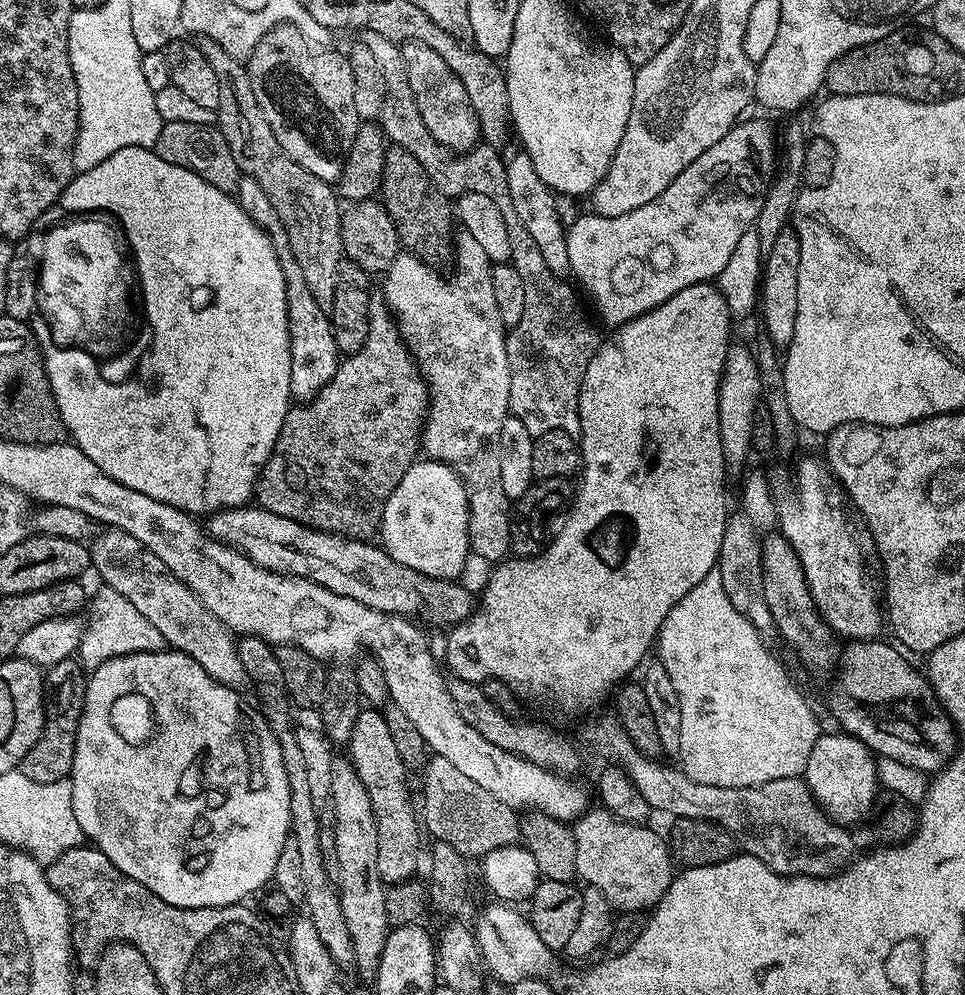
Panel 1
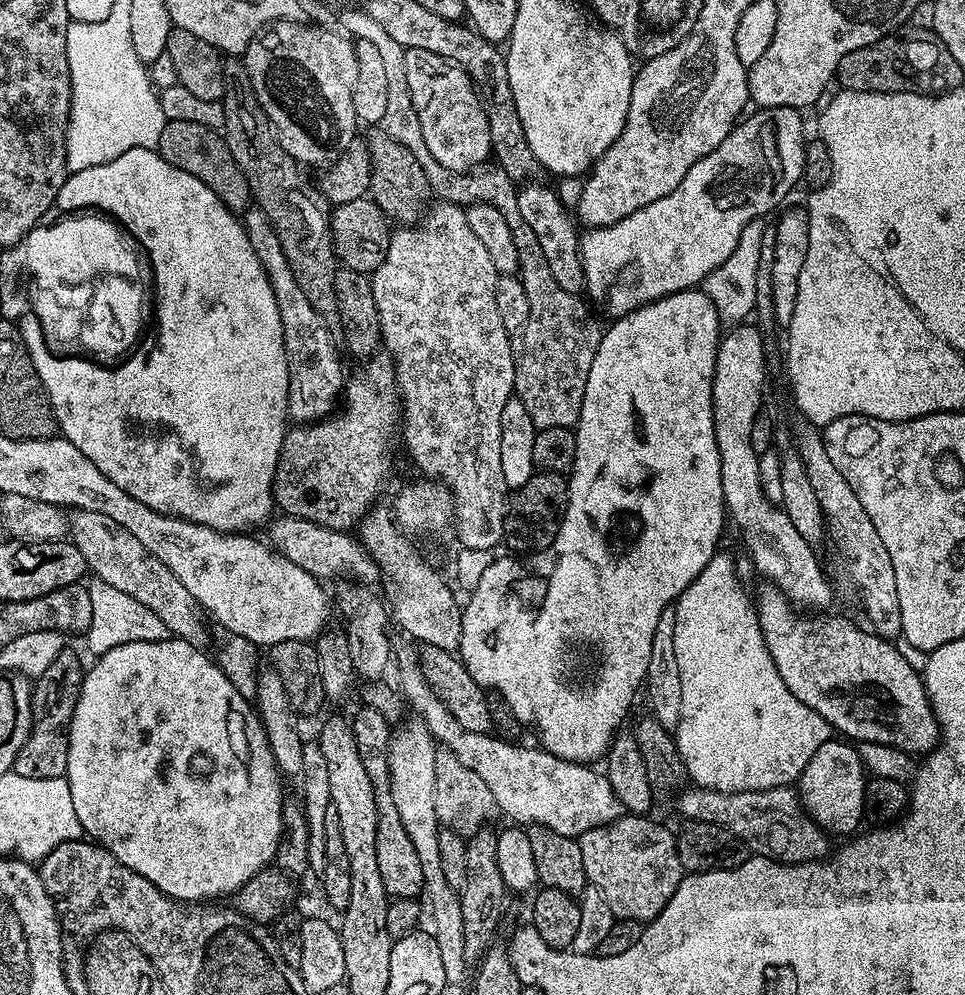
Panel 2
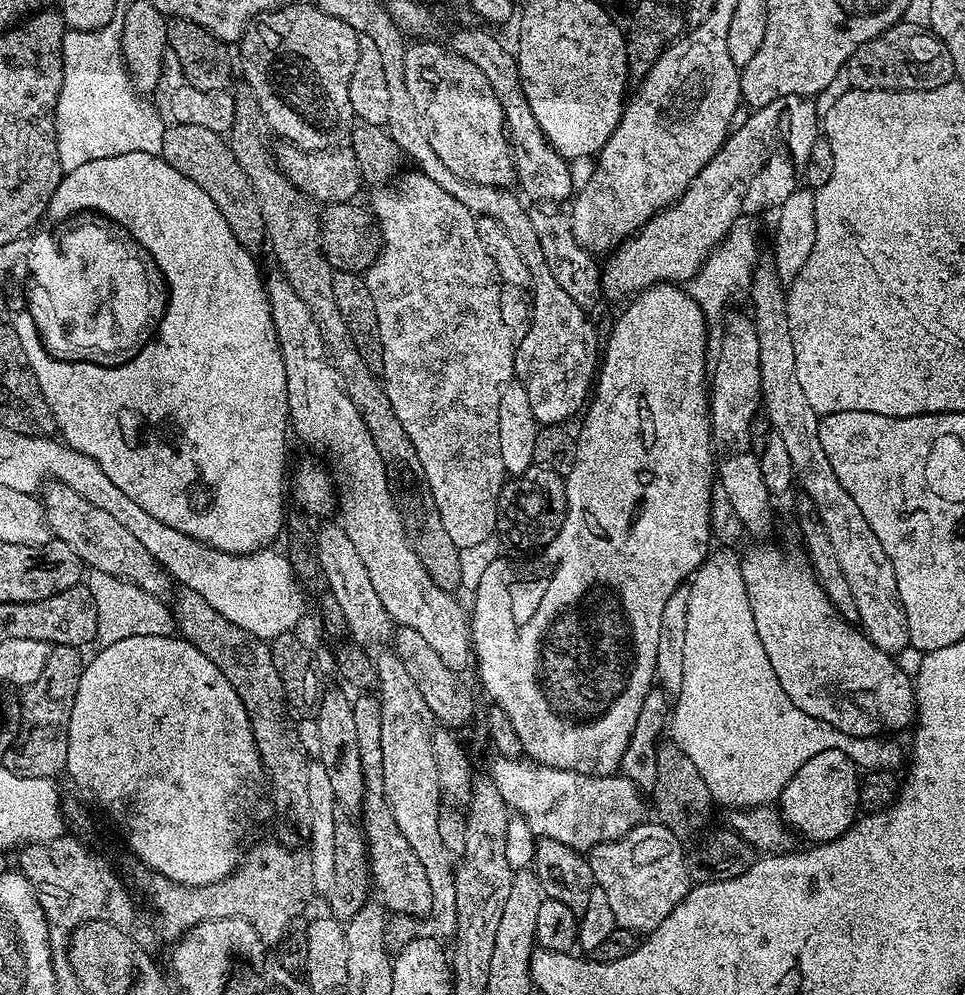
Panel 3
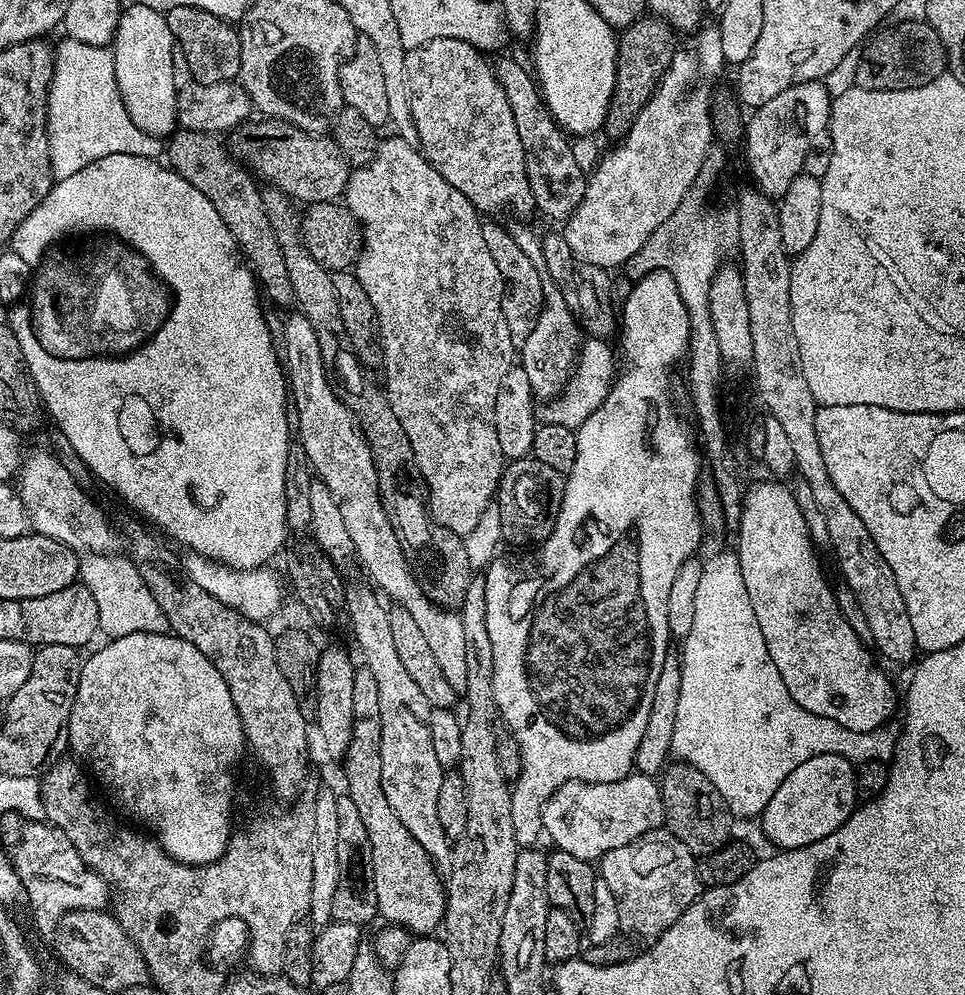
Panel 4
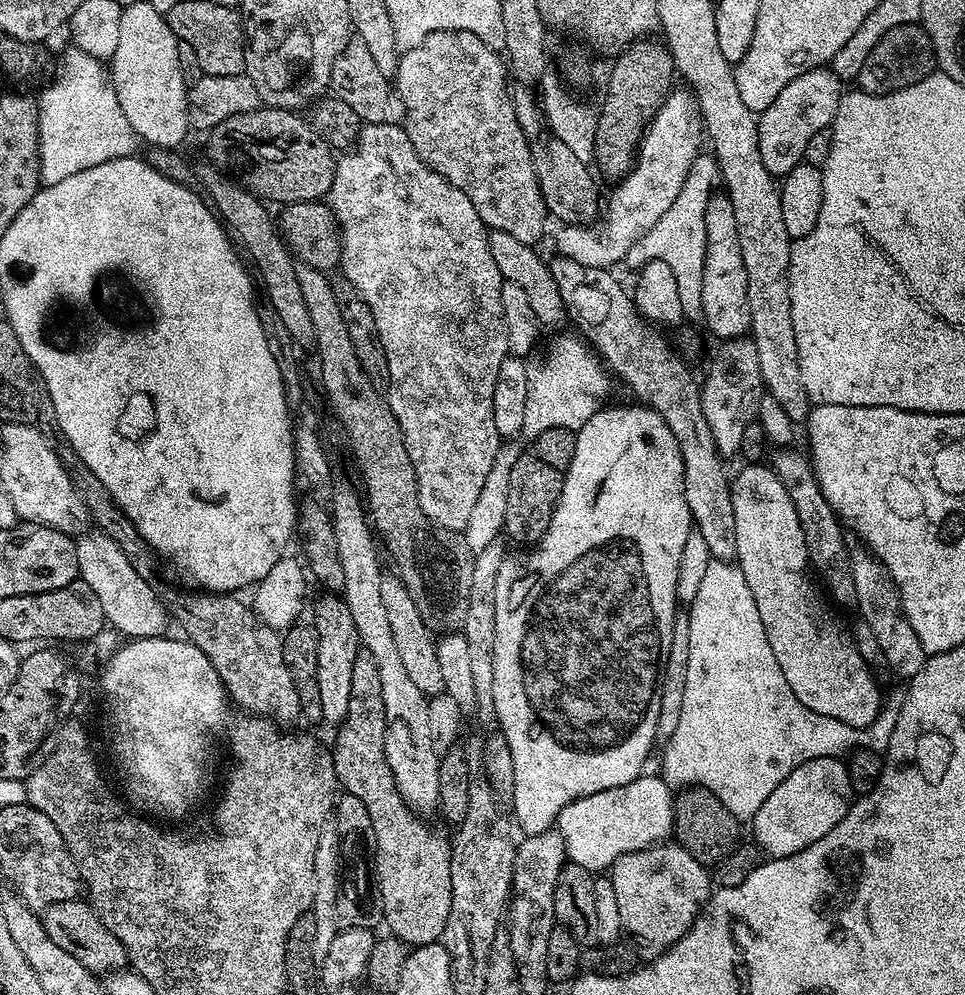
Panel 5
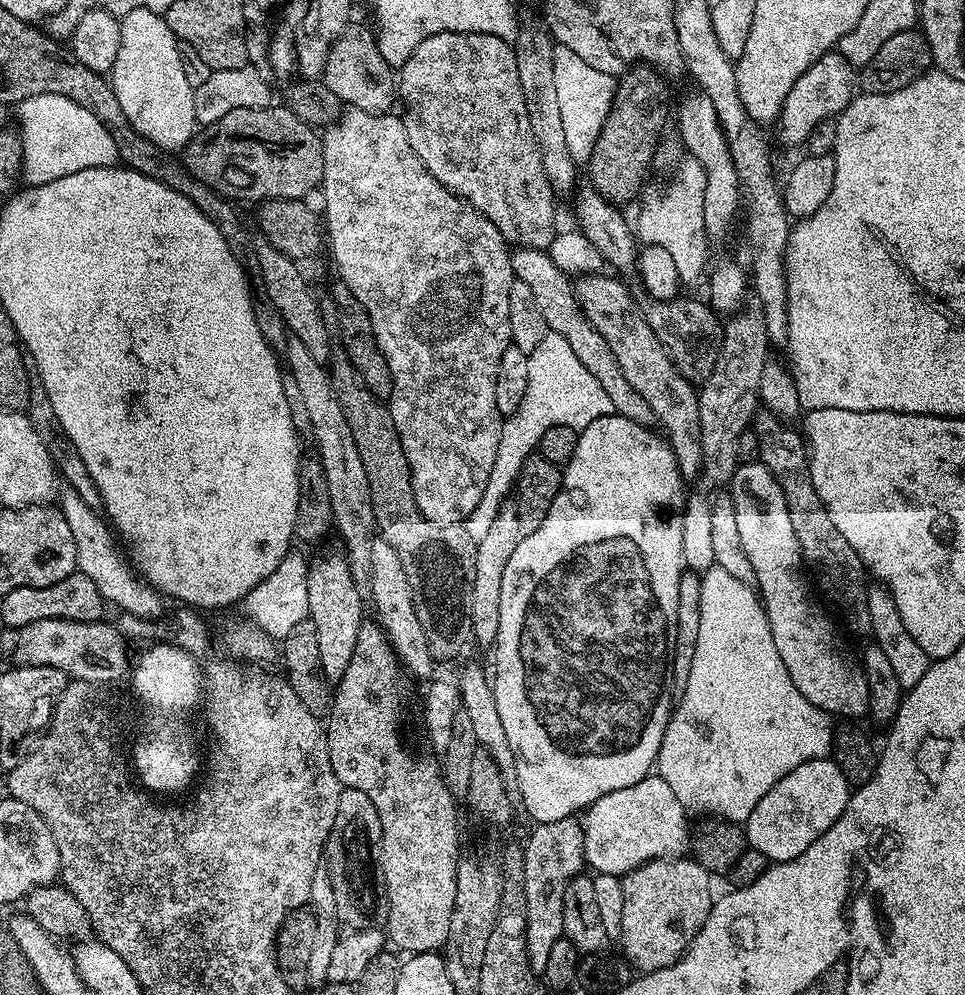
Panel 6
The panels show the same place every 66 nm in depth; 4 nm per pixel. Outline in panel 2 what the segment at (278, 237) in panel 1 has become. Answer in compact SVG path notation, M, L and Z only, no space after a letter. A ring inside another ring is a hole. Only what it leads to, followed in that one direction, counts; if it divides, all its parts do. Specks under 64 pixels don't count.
M252 206L243 213L242 223L248 231L250 246L254 246L254 252L266 270L266 278L270 278L278 302L278 315L282 318L282 338L288 359L288 415L301 425L325 419L337 411L346 383L346 371L340 365L340 356L332 341L335 340L334 334L298 286L298 278L294 278L290 262L286 262L282 242L278 240L278 234L274 234L270 218L266 218L258 206Z

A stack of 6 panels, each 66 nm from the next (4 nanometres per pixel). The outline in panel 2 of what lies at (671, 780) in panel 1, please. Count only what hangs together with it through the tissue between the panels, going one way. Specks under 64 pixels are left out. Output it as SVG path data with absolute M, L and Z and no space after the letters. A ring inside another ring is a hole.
M688 786L680 796L680 812L684 820L701 820L730 830L730 834L746 845L749 853L776 860L779 864L823 860L830 852L829 833L808 817L797 789L792 786L753 792L715 792L709 788Z

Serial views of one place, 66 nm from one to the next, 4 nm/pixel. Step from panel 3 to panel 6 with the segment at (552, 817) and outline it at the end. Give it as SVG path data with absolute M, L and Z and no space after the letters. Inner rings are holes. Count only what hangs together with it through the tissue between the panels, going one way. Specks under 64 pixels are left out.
M658 774L598 798L582 816L587 867L596 874L623 877L625 872L651 860L683 857L690 848L688 820L684 815L684 804L674 798L674 790Z

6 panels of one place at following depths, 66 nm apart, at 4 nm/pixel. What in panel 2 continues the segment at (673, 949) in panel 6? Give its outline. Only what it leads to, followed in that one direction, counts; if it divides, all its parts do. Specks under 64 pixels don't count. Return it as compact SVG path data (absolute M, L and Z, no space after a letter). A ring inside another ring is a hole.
M624 814L614 823L583 832L578 838L582 850L582 866L586 866L588 883L606 894L606 902L610 902L610 910L616 920L653 920L666 906L666 902L674 898L674 890L678 890L682 879L673 829L663 828L648 819L652 818L644 814Z

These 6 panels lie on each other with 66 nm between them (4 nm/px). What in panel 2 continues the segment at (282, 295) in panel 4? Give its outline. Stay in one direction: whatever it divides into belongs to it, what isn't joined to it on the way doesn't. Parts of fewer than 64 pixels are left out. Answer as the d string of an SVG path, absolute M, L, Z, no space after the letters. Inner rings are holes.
M169 120L162 126L162 138L158 138L155 151L160 153L160 157L170 166L178 166L178 170L186 170L198 178L218 198L225 204L231 212L243 214L248 211L253 203L254 197L250 186L246 182L246 174L234 162L234 154L226 146L223 135L217 129L207 128L198 122L178 122Z

